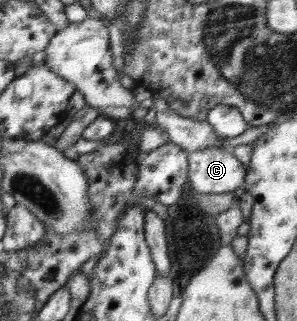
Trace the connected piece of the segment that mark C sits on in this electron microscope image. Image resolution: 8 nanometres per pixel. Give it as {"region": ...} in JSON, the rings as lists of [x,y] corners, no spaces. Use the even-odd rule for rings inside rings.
{"region":[[[226,148],[189,153],[188,186],[196,193],[222,194],[242,186],[248,168]]]}

